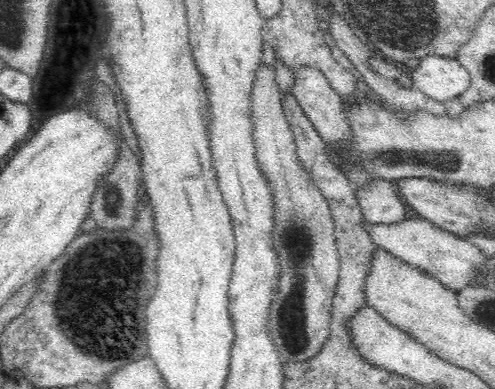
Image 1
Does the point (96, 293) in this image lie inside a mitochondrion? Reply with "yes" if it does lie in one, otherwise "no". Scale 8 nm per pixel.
yes

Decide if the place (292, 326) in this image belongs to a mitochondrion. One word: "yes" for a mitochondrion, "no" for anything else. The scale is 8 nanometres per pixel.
yes

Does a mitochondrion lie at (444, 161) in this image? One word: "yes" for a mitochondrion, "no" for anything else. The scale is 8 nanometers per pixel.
yes

